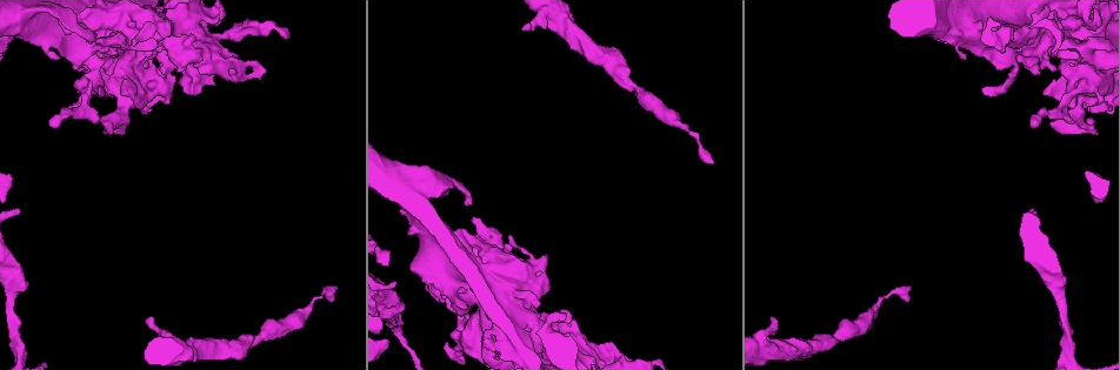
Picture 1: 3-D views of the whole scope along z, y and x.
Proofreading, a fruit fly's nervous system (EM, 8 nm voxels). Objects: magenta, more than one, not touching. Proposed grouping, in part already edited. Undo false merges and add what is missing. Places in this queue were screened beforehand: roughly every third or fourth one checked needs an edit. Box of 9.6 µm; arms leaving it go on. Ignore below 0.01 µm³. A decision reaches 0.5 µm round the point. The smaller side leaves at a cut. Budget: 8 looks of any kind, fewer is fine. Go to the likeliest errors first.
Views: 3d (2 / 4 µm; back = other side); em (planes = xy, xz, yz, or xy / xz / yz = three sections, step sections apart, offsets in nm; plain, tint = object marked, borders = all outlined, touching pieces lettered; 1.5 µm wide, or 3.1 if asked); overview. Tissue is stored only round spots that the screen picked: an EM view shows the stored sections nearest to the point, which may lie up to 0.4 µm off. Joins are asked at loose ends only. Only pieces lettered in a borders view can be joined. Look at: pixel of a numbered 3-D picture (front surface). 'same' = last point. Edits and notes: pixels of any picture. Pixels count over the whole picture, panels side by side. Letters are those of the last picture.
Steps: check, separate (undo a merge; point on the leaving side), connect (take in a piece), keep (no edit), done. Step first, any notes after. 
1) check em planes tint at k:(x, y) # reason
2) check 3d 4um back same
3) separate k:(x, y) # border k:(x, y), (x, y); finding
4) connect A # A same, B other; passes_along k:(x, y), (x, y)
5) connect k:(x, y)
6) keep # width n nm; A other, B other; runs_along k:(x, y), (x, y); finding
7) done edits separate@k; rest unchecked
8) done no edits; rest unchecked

check 3d 2um at 1:(394, 286) # branch stops here

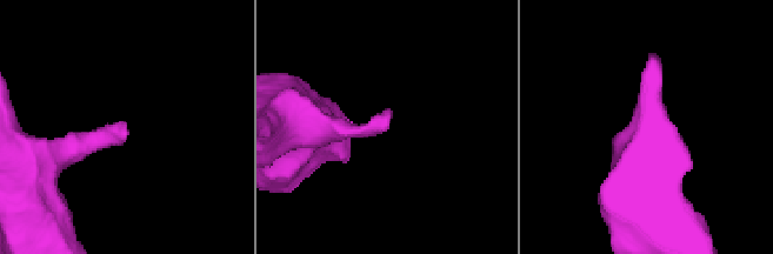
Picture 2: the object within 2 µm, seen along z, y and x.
check em planes tint at 2:(126, 135) # need the tissue

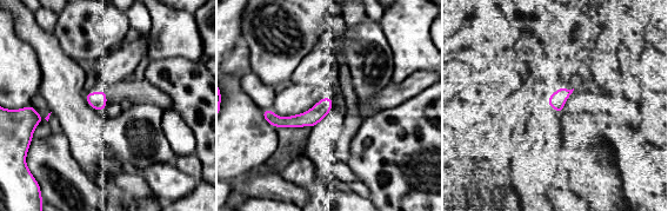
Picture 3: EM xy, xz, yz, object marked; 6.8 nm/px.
check em planes borders same

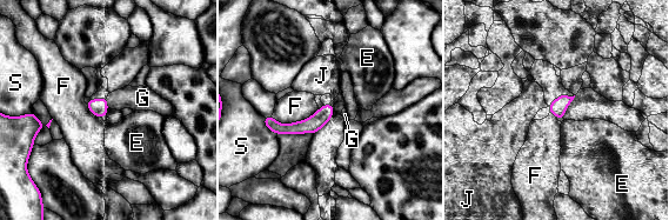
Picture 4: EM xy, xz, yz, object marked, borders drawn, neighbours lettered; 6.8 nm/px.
connect G # E other, F other, G same, J other, S other; passes_along 4:(99, 107), (106, 102), (141, 98); it goes on there

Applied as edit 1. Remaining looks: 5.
check overview

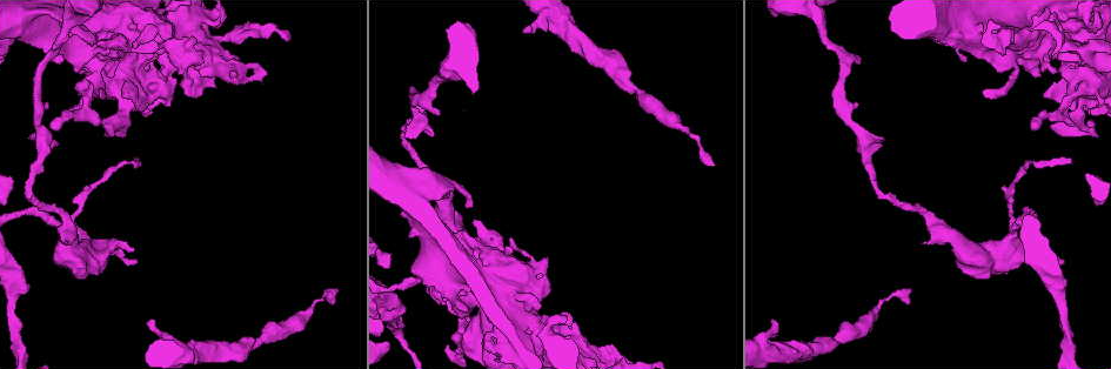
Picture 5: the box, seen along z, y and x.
check em planes borders at 5:(1074, 163) # end of a long branch

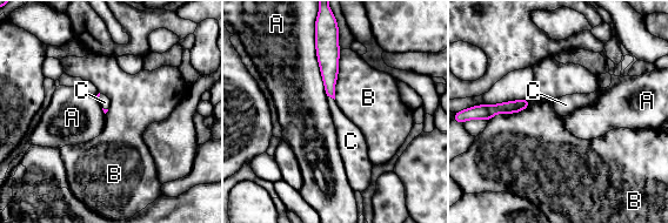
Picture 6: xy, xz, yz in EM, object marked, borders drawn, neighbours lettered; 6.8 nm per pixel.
connect C # A other, B other, C same; passes_along 6:(328, 60), (331, 96), (346, 129); the neuron continues

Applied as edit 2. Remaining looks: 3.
check overview # see it whole again

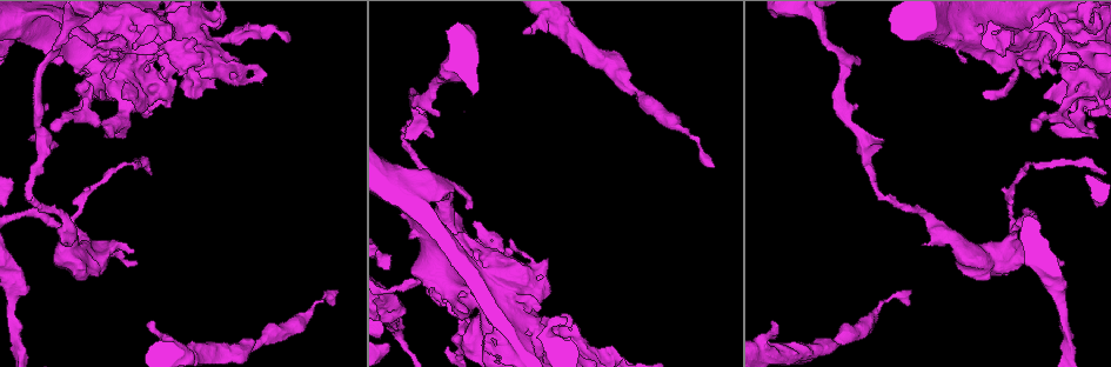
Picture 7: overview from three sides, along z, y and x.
check em planes borders at 7:(983, 93) # an open end

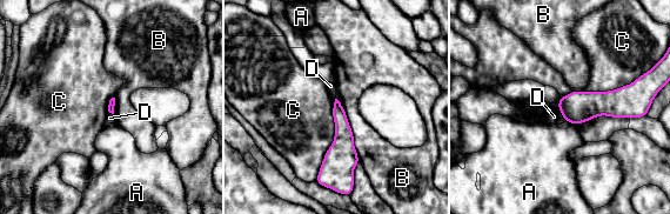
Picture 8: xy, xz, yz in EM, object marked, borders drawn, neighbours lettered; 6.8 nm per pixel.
keep # A other, B other, C other, D other; none of them fits

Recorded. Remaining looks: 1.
done edits connect@4, connect@6; rest unchecked

